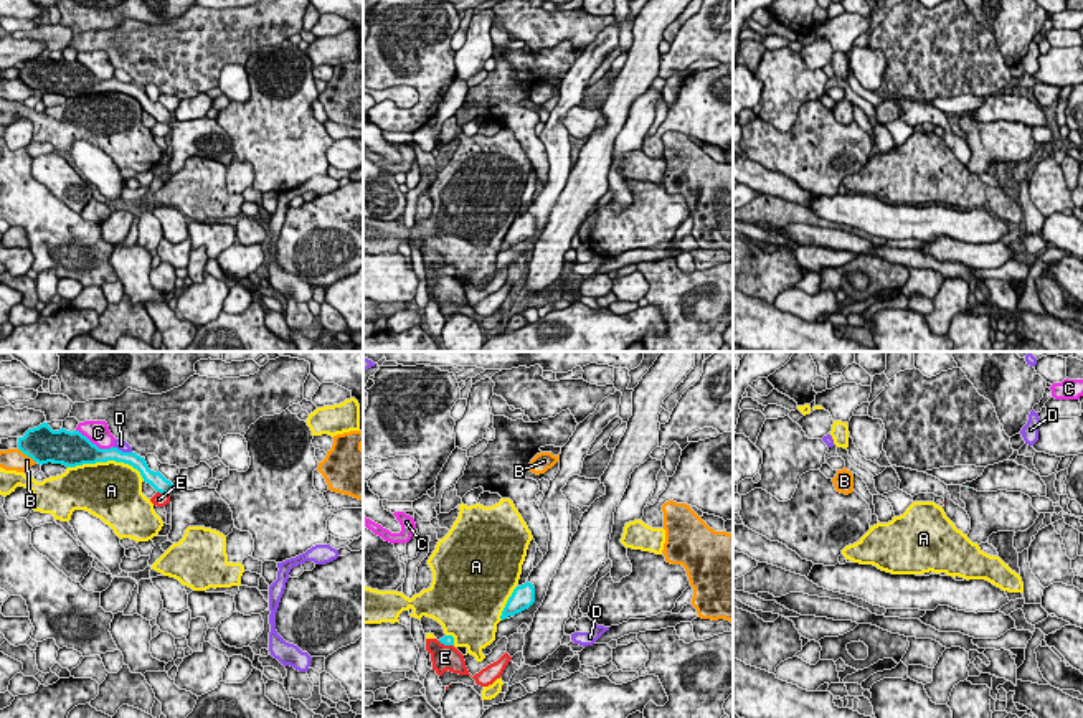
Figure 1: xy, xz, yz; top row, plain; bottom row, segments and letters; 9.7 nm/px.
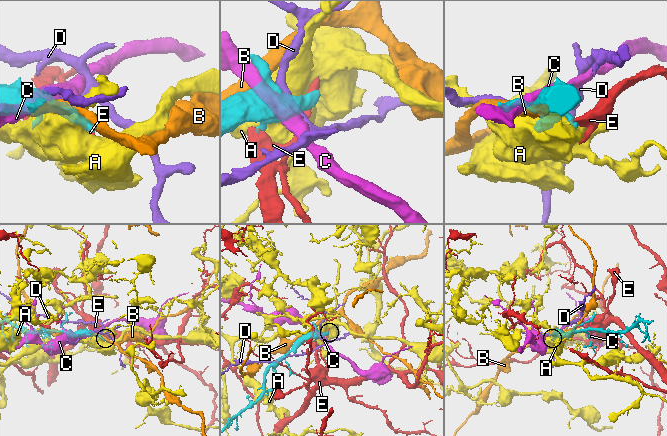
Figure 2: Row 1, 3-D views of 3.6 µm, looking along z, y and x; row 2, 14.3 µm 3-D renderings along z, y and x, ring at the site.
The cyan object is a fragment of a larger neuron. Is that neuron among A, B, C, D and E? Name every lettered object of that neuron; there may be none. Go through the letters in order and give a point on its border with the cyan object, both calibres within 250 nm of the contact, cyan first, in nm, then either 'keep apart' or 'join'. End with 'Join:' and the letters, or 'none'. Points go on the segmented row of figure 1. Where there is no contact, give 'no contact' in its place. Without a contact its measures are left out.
A: xy (108, 459) | 220/460 nm | keep apart
B: xy (27, 454) | 340/220 nm | keep apart
C: xy (94, 444) | 340/220 nm | keep apart
D: xy (121, 451) | 140/120 nm | keep apart
E: xy (164, 492) | 160/130 nm | keep apart
Join: none

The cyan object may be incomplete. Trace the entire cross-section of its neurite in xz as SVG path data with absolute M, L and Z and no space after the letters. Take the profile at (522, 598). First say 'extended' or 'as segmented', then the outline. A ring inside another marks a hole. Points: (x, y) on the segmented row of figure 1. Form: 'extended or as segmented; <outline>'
as segmented; M525 583L522 586L517 586L508 598L500 619L507 619L508 616L515 616L525 609L528 609L535 602L535 588L532 583Z

